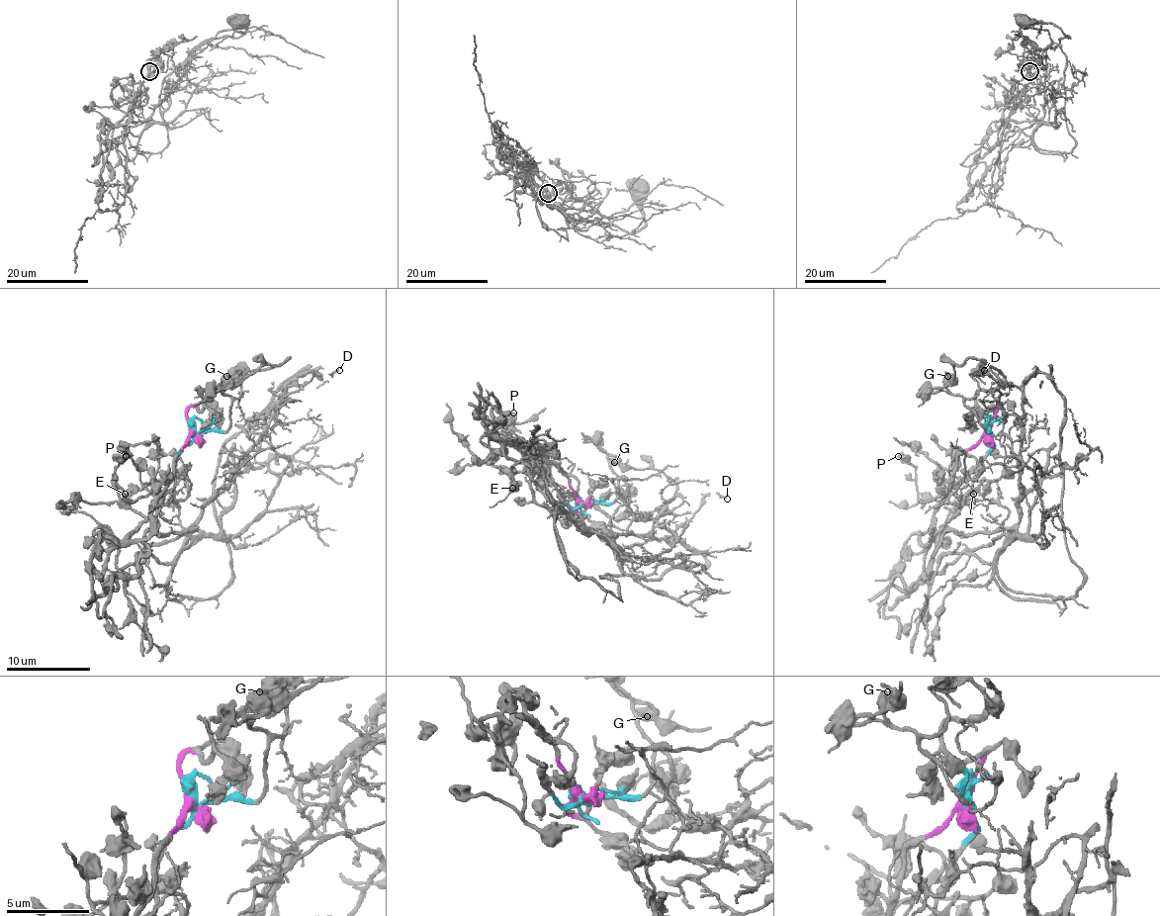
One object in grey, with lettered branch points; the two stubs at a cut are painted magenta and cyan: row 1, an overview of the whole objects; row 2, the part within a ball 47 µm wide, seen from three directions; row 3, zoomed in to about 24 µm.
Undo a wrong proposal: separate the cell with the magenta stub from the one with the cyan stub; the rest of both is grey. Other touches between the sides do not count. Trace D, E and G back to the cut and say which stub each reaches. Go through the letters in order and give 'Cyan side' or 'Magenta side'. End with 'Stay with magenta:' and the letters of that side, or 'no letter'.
D: Cyan side
E: Cyan side
G: Cyan side
Stay with magenta: no letter

